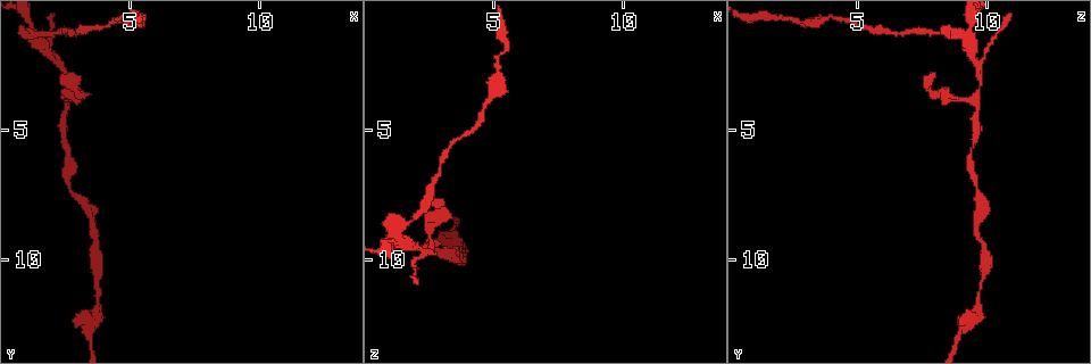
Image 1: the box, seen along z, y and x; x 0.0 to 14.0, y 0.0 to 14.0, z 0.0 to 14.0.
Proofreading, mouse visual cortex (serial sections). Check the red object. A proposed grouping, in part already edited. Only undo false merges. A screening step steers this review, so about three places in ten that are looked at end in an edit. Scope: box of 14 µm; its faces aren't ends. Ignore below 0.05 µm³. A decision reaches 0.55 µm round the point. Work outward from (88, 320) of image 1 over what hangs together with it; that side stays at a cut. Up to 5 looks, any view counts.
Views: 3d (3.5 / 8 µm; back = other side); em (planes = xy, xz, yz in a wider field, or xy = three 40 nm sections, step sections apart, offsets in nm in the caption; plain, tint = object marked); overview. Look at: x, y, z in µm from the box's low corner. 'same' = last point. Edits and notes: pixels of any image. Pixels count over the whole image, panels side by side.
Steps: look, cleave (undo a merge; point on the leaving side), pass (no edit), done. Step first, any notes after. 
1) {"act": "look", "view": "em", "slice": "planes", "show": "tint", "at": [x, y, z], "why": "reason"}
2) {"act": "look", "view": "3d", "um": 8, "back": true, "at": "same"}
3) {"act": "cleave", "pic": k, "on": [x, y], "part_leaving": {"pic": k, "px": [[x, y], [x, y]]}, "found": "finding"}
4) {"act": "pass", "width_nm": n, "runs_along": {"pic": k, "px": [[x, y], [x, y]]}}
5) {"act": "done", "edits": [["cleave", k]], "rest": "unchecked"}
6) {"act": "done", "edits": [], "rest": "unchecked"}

{"act": "look", "view": "3d", "um": 3.5, "at": [3.0, 3.4, 7.7], "why": "abrupt turn"}

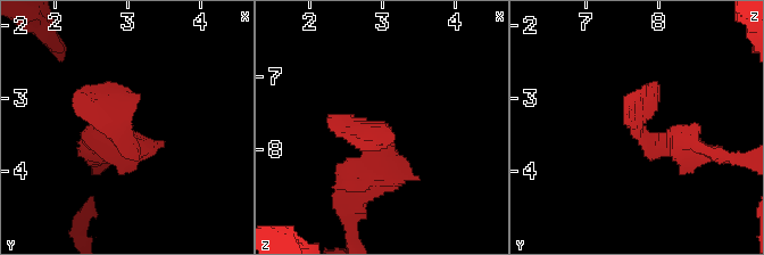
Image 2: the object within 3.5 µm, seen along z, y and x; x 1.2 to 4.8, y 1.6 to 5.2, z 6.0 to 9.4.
{"act": "pass", "runs_along": {"pic": 2, "px": [[703, 150], [650, 144], [633, 91]]}, "found": "all the same cell"}

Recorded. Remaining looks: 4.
{"act": "look", "view": "3d", "um": 3.5, "at": [2.5, 2.6, 9.7], "why": "arms part here"}

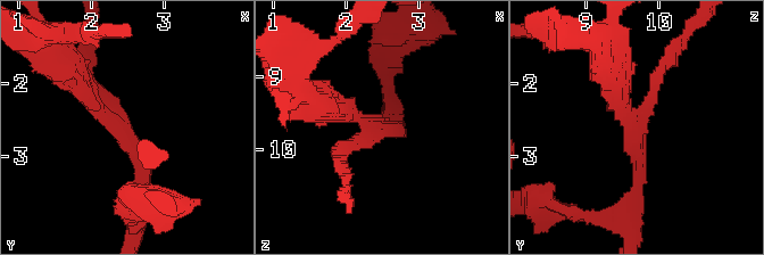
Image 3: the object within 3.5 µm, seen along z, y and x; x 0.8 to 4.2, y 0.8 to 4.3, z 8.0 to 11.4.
{"act": "look", "view": "em", "slice": "xy", "step": 5, "show": "tint", "at": [2.40, 2.65, 9.75], "arms": 3, "arm_widths_nm": [150, 200, 250]}

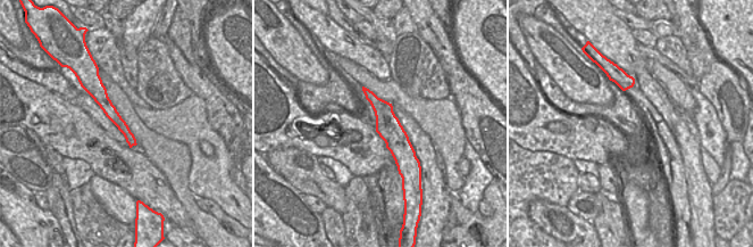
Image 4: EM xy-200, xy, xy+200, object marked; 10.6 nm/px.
{"act": "pass", "runs_along": {"pic": 4, "px": [[367, 92], [383, 109], [406, 163]]}, "found": "all the same cell"}

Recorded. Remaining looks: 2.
{"act": "done", "edits": [], "rest": "unchecked"}

